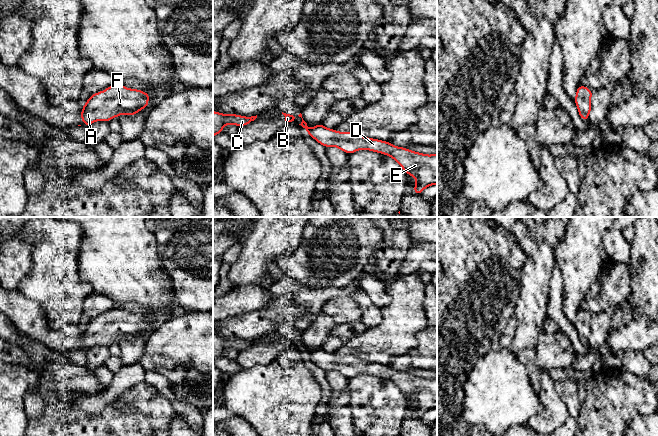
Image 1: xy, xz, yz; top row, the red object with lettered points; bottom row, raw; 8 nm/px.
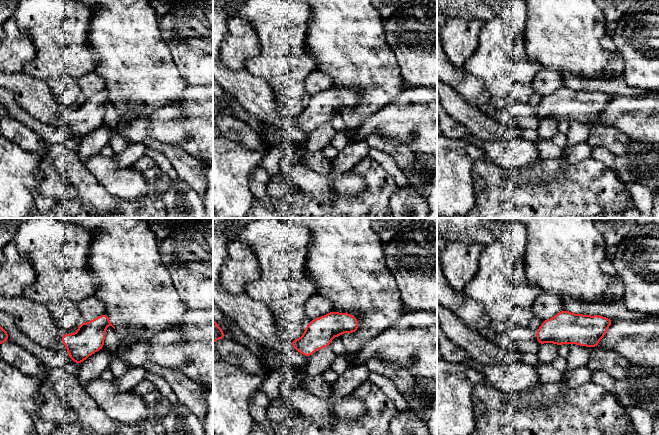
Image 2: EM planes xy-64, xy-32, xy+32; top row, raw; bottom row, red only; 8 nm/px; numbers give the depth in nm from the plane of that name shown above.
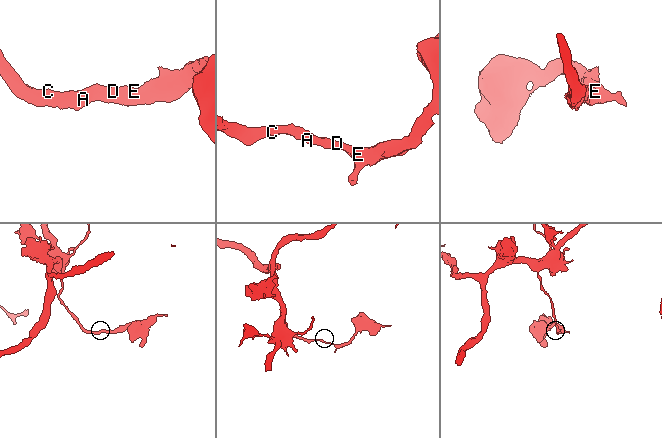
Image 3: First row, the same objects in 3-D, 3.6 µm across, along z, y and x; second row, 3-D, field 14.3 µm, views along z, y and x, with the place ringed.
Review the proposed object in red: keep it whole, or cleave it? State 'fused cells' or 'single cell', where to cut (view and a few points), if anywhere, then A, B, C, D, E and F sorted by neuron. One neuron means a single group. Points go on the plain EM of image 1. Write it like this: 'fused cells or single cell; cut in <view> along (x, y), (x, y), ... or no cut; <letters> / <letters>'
single cell; no cut; A B C D E F

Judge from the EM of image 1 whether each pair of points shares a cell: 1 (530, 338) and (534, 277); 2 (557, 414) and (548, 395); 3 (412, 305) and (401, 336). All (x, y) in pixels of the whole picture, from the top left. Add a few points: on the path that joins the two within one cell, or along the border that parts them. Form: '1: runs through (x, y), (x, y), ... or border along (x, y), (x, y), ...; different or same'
1: runs through (530, 323), (530, 311), (534, 292); same
2: runs through (554, 409), (550, 400); same
3: runs through (405, 313), (401, 320), (401, 328); same

